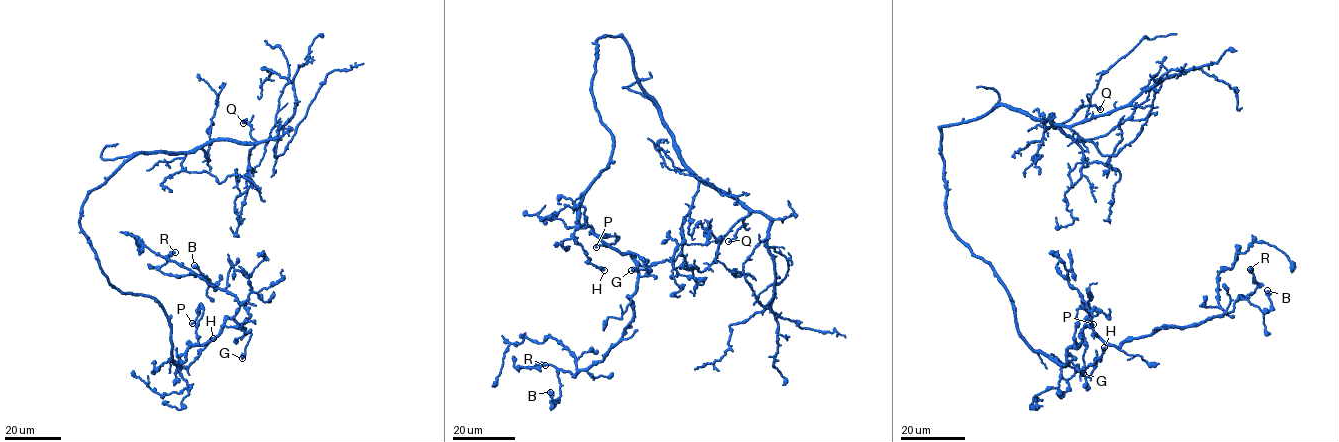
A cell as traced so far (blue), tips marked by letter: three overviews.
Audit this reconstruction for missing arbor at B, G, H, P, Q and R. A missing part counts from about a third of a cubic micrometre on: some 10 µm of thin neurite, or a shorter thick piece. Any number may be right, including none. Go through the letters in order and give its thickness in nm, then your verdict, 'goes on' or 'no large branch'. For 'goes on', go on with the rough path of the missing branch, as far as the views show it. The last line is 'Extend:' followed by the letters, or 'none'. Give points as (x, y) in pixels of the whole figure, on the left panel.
B: 600 nm thick; no large branch
G: 550 nm thick; no large branch
H: 480 nm thick; no large branch
P: 190 nm thick; no large branch
Q: 240 nm thick; no large branch
R: 400 nm thick; no large branch
Extend: none

